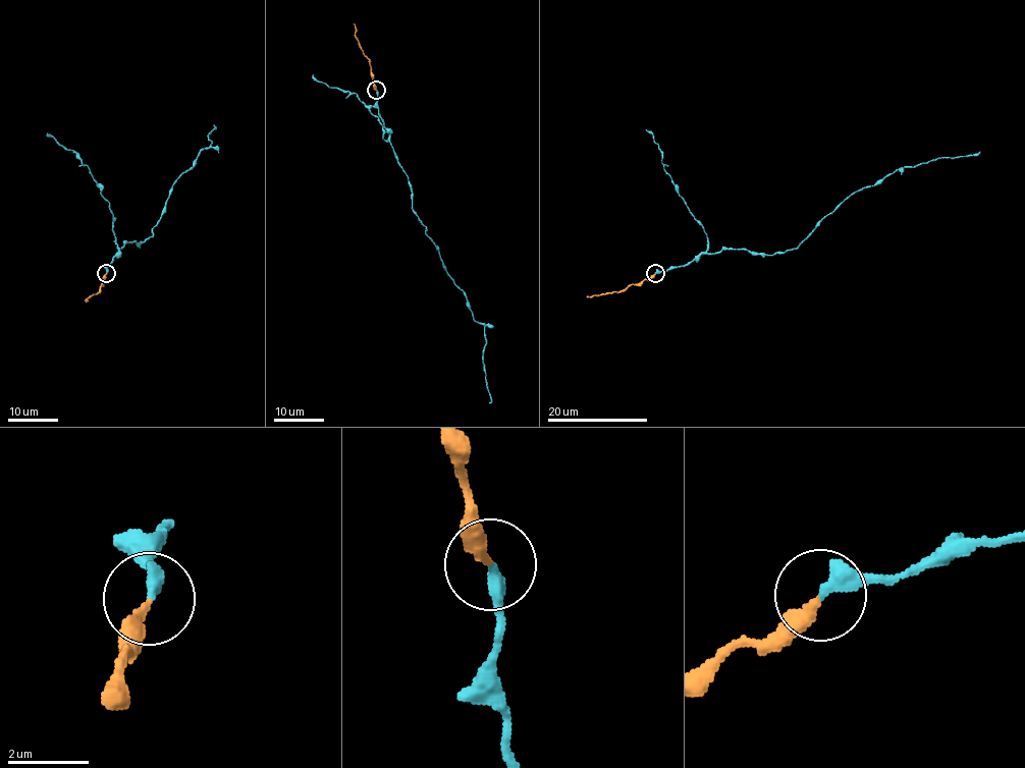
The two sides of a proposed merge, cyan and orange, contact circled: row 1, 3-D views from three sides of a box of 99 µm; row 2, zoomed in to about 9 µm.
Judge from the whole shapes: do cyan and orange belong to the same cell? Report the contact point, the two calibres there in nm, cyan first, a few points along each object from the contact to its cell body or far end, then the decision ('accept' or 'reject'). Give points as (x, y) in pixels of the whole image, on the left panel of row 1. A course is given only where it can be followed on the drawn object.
place (106, 273); calibres 380 and 260 nm; course cyan (107, 273), (108, 264), (125, 242), (140, 244), (153, 236), (171, 186), (199, 153), (210, 146), (214, 124); course orange (107, 273), (98, 292), (85, 300); accept

